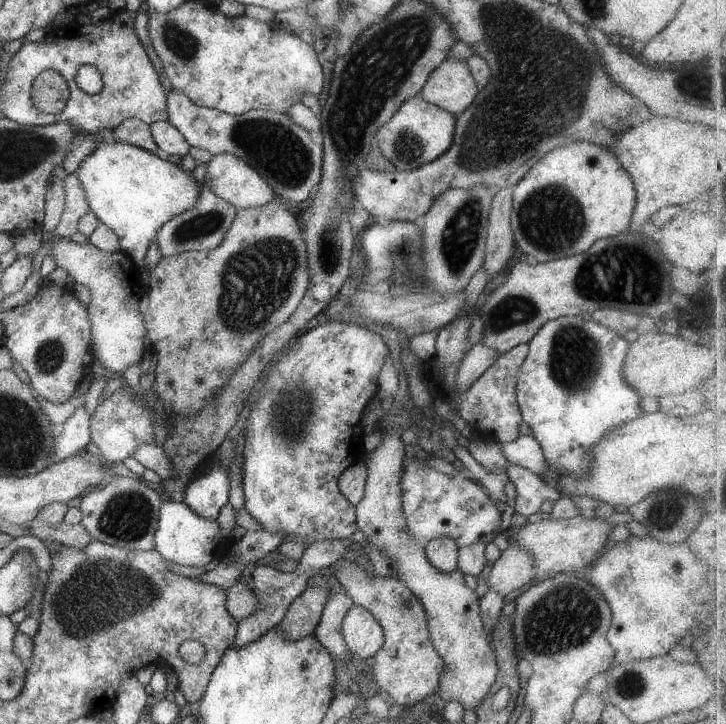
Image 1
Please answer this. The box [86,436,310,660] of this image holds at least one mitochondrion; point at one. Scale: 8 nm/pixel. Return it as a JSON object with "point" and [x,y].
{"point":[127,518]}

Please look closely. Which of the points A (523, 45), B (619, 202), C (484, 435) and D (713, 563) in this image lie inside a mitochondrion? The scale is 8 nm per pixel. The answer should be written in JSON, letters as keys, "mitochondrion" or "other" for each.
{"A":"mitochondrion","B":"other","C":"other","D":"other"}

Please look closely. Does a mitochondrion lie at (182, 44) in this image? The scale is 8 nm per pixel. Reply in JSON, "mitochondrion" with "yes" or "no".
{"mitochondrion":"yes"}

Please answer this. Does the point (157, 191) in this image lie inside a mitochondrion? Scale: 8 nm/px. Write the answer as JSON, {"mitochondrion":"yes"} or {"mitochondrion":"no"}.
{"mitochondrion":"no"}

